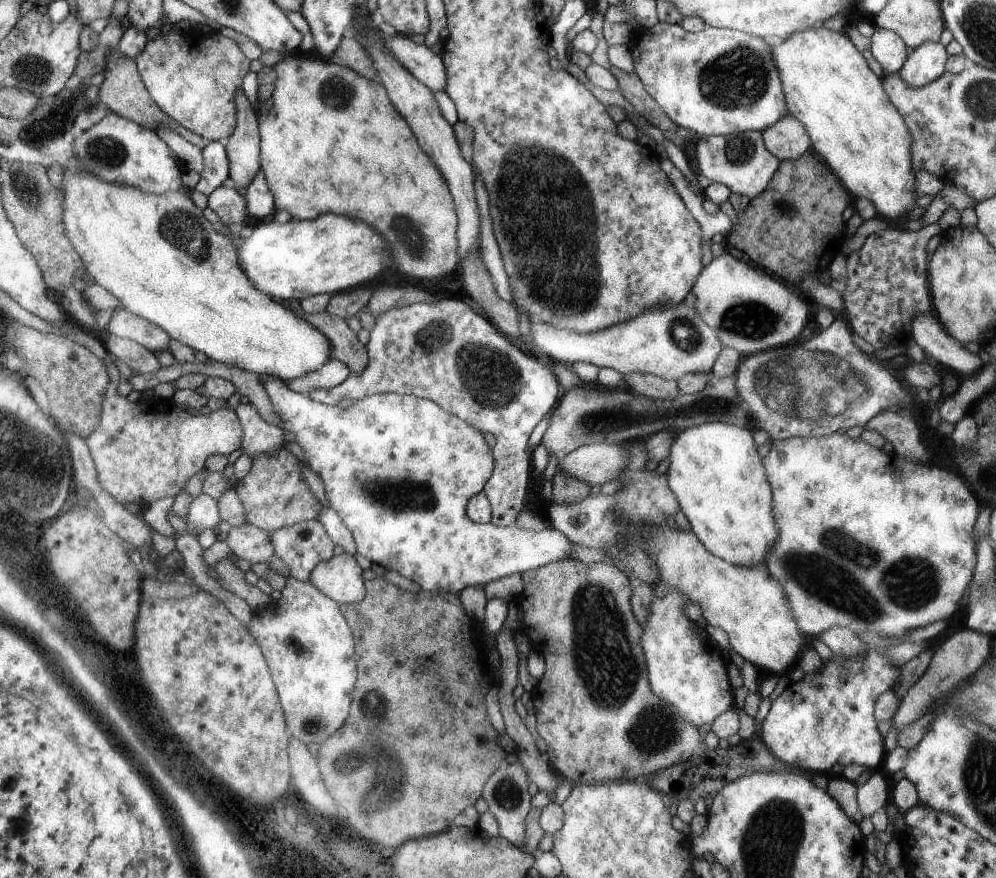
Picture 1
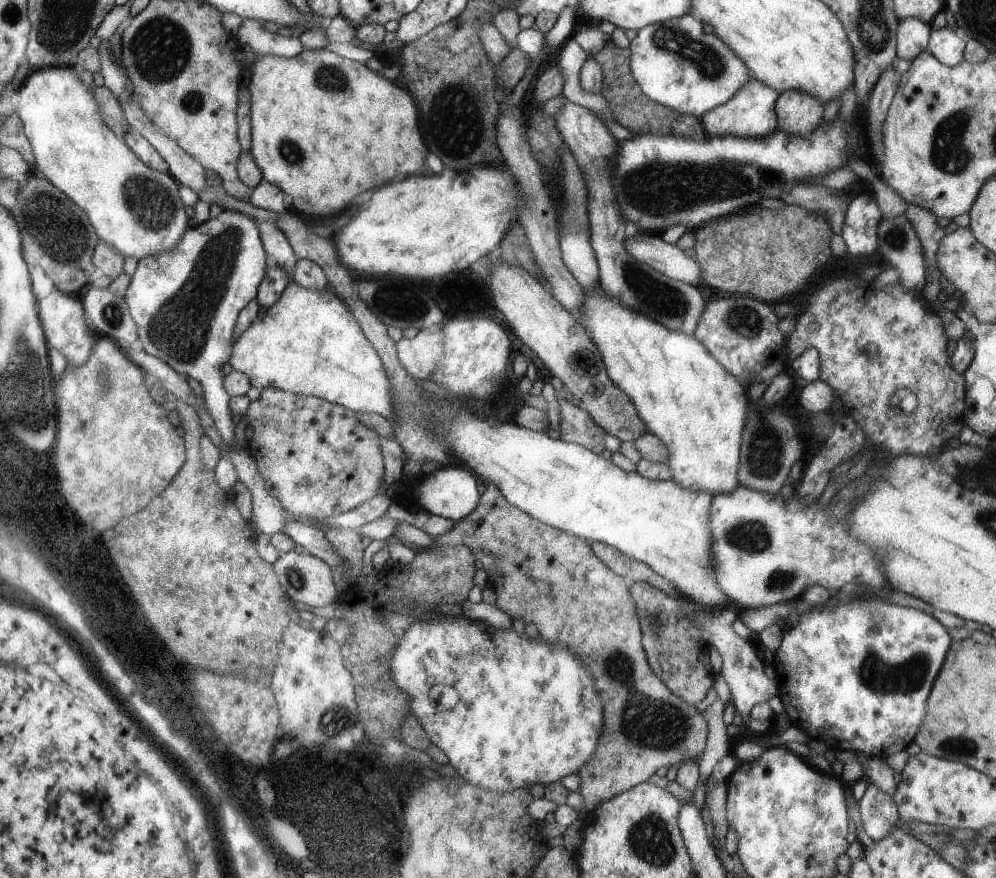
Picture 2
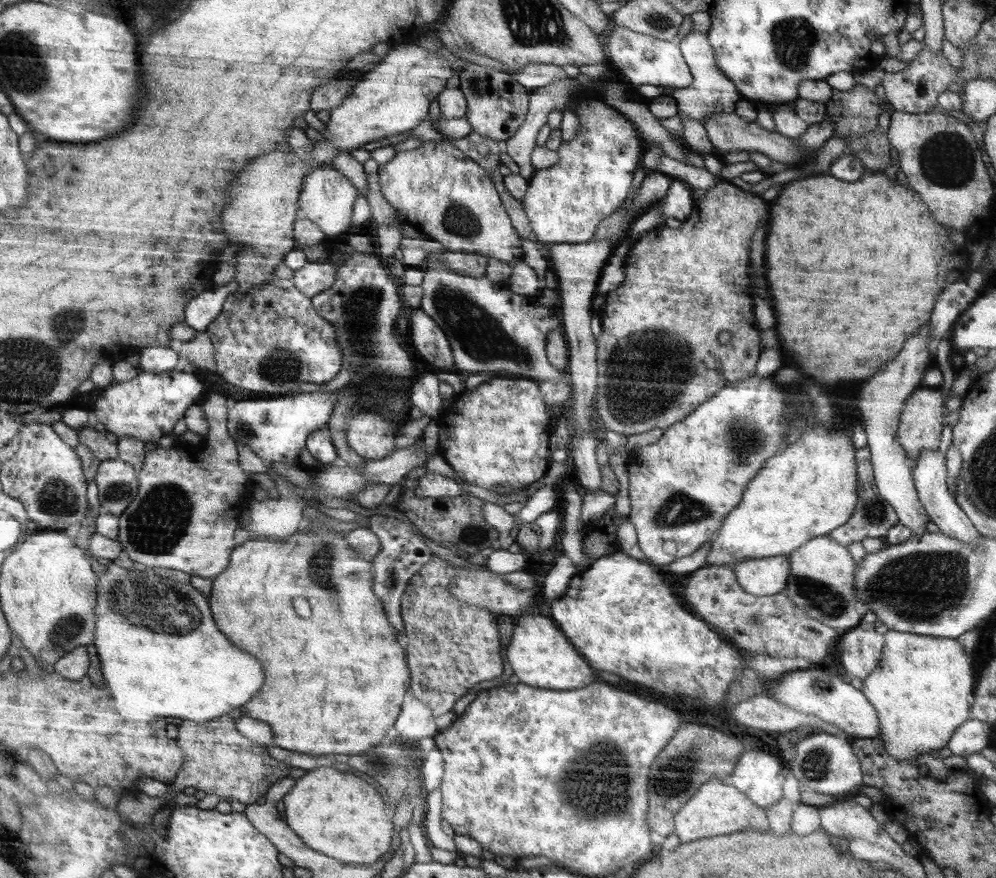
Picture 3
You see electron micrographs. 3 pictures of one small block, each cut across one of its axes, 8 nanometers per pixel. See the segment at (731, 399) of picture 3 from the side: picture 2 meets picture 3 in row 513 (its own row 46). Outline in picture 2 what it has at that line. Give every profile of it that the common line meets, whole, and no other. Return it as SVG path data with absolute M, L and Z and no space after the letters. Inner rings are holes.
M684 14L641 28L629 45L632 71L641 90L654 103L696 118L728 102L752 77L732 48L718 35L706 34L701 26L698 17Z

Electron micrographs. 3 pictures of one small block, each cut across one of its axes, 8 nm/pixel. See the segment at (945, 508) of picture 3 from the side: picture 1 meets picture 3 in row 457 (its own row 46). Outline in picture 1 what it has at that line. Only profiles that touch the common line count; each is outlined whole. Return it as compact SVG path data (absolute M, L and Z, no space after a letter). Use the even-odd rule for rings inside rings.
M926 42L910 52L898 74L912 88L926 86L946 72L948 57L941 42Z

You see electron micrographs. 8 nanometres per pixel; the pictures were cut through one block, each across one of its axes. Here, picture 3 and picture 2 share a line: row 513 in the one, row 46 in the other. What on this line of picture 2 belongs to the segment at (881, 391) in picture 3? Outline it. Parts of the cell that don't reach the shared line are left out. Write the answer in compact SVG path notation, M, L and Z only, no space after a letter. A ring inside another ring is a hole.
M918 18L900 20L897 34L897 56L902 60L914 60L928 46L932 25Z

